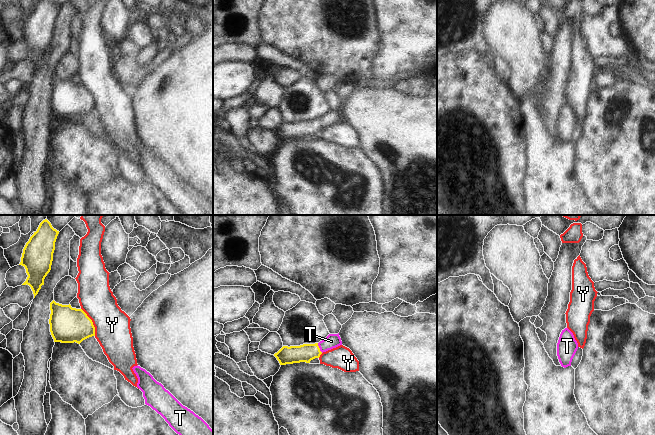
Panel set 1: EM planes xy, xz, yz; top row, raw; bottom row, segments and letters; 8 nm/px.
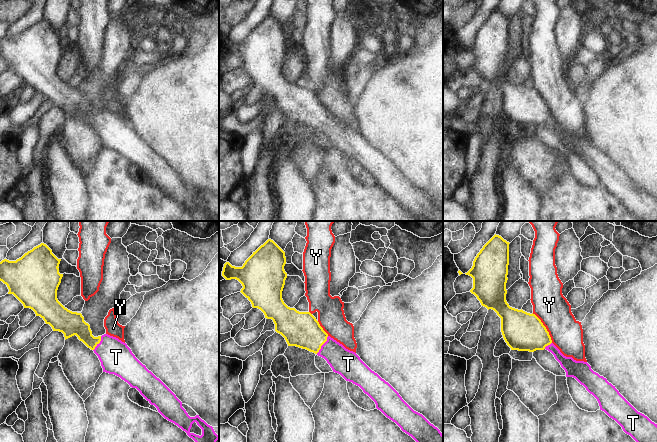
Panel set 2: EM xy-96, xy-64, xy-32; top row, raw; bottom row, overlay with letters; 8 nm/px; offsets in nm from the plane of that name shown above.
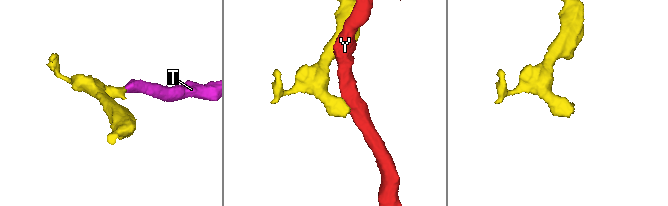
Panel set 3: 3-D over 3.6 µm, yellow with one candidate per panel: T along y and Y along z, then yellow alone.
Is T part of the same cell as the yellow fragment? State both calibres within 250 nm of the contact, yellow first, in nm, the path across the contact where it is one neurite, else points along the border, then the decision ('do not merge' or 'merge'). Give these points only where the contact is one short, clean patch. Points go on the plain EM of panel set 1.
140/110 nm | across xz (304, 129), (319, 124), (331, 117) | merge

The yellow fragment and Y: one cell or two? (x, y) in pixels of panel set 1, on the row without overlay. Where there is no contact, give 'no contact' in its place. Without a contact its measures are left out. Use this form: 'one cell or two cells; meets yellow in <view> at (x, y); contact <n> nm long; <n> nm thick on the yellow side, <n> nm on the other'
two cells; meets yellow in xy at (92, 98); contact 260 nm long; 280 nm thick on the yellow side, 280 nm on the other

